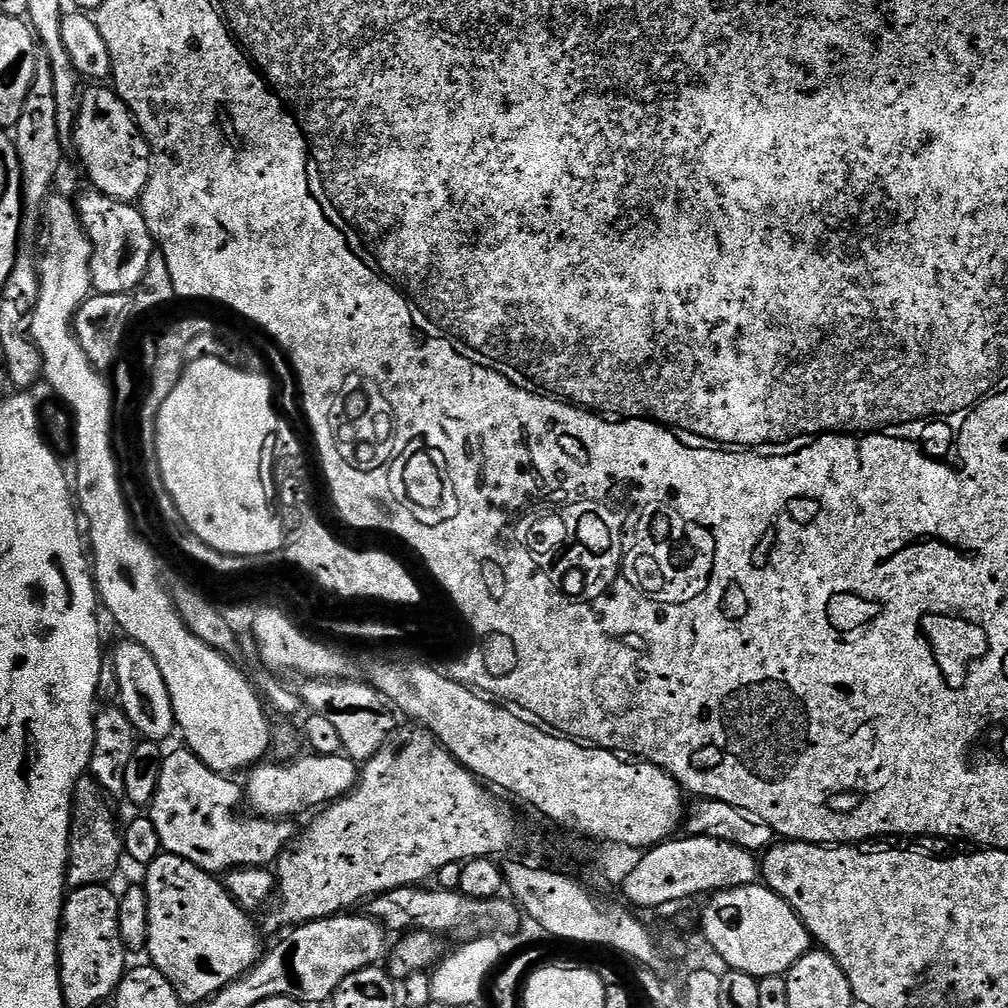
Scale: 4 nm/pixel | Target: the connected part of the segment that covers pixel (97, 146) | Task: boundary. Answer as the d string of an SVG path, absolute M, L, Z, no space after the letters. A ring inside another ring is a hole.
M88 86L80 93L80 113L76 115L76 130L74 141L76 140L76 152L80 155L80 164L84 167L84 172L88 175L88 180L93 189L102 194L106 194L115 200L125 202L139 201L140 196L146 190L146 182L152 173L152 151L146 142L146 138L140 132L140 127L136 125L136 120L128 107L121 102L111 87Z

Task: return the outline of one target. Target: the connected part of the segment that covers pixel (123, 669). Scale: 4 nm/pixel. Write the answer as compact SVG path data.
M127 638L121 641L112 656L112 664L116 667L116 688L120 691L119 707L145 741L160 742L156 740L166 739L176 728L176 715L162 678L162 670L158 670L158 662L154 662L152 655L141 644Z

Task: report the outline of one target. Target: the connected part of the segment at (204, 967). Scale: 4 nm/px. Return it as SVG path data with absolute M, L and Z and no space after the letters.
M161 854L145 872L142 887L148 895L150 914L147 959L172 983L181 1005L198 1006L256 963L251 919L236 907L213 873L186 862L186 858Z

